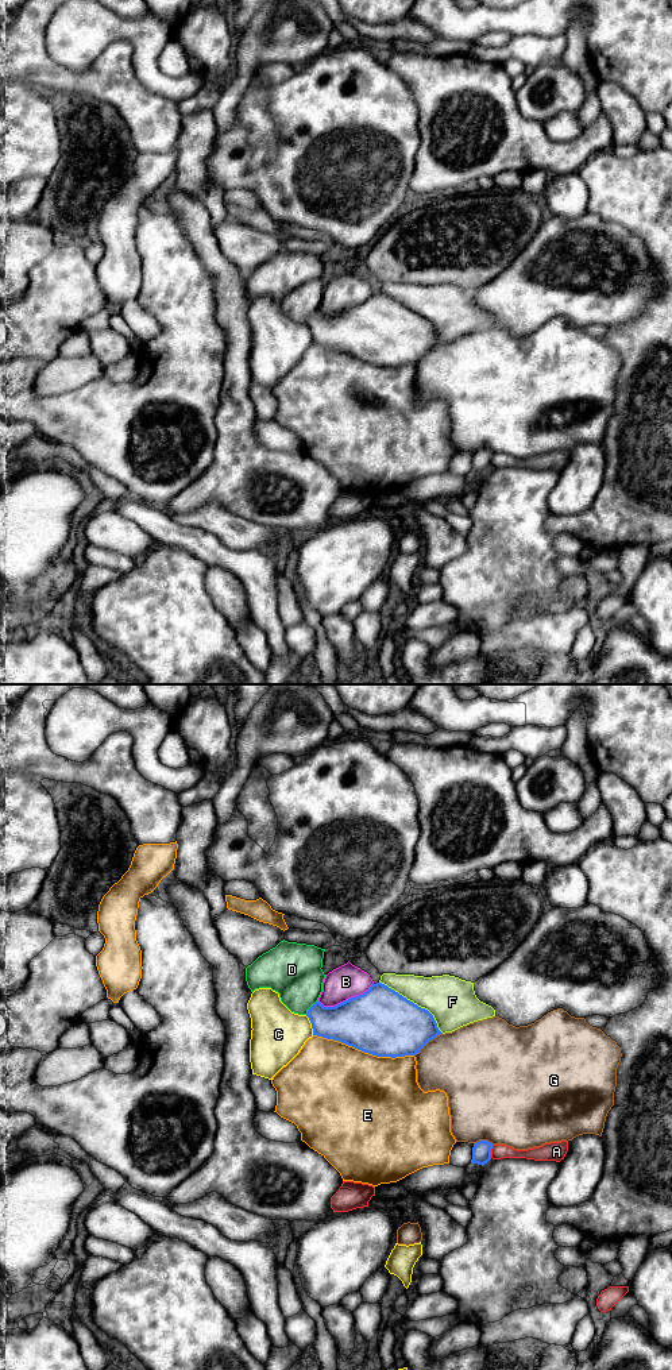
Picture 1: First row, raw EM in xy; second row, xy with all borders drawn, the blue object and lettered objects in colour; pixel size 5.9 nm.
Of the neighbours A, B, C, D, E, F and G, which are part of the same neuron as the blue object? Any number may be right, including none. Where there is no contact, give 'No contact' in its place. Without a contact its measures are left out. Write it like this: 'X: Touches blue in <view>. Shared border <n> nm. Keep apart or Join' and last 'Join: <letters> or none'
A: Touches blue in xy. Shared border 80 nm. Keep apart
B: Touches blue in xy. Shared border 340 nm. Keep apart
C: Touches blue in xy. Shared border 130 nm. Keep apart
D: Touches blue in xy. Shared border 120 nm. Keep apart
E: Touches blue in xy. Shared border 600 nm. Keep apart
F: Touches blue in xy. Shared border 500 nm. Keep apart
G: Touches blue in xy. Shared border 220 nm. Keep apart
Join: none

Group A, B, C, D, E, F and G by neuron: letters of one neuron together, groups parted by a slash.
A / B D / C / E / F / G

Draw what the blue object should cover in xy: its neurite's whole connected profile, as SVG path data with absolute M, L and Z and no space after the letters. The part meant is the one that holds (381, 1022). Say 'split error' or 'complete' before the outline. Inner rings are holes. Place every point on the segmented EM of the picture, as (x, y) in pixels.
complete | M382 983L372 984L363 995L335 1007L316 1002L309 1010L313 1035L339 1041L376 1057L416 1056L433 1038L443 1034L433 1015Z

